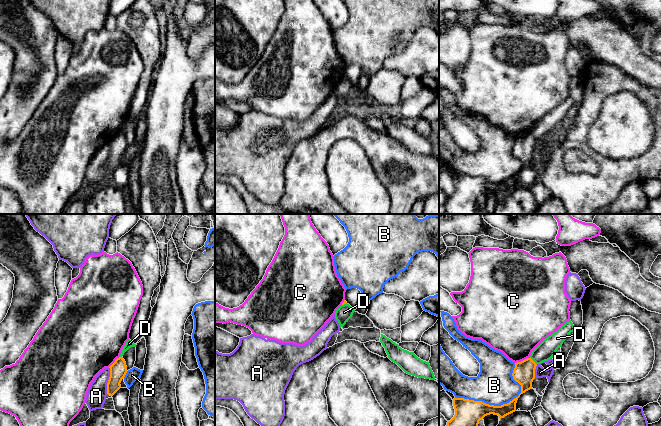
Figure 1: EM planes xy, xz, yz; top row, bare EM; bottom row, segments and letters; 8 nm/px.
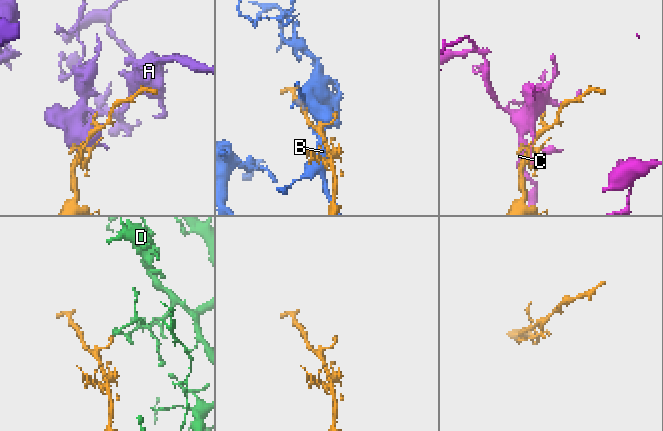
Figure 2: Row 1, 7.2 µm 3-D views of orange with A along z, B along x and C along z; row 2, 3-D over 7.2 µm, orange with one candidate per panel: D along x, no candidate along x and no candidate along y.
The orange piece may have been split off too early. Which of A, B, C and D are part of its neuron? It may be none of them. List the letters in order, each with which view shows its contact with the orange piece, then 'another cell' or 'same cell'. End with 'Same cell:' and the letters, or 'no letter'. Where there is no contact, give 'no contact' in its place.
A: contact in xy; another cell
B: contact in yz; another cell
C: contact in yz; another cell
D: contact in yz; another cell
Same cell: no letter

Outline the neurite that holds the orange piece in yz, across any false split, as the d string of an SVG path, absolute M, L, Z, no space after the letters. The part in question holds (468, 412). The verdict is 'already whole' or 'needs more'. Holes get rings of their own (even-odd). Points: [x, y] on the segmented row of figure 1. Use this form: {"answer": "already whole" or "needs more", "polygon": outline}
{"answer": "already whole", "polygon": "M531 358L515 363L512 376L521 385L521 393L507 404L494 406L482 401L454 398L455 415L447 422L446 426L478 426L479 421L487 415L498 415L501 419L515 412L516 403L520 395L532 389L536 366L537 364Z"}

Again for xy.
{"answer": "already whole", "polygon": "M119 357L109 368L110 377L107 383L107 394L113 396L121 388L120 383L127 373L127 366L123 357Z"}

